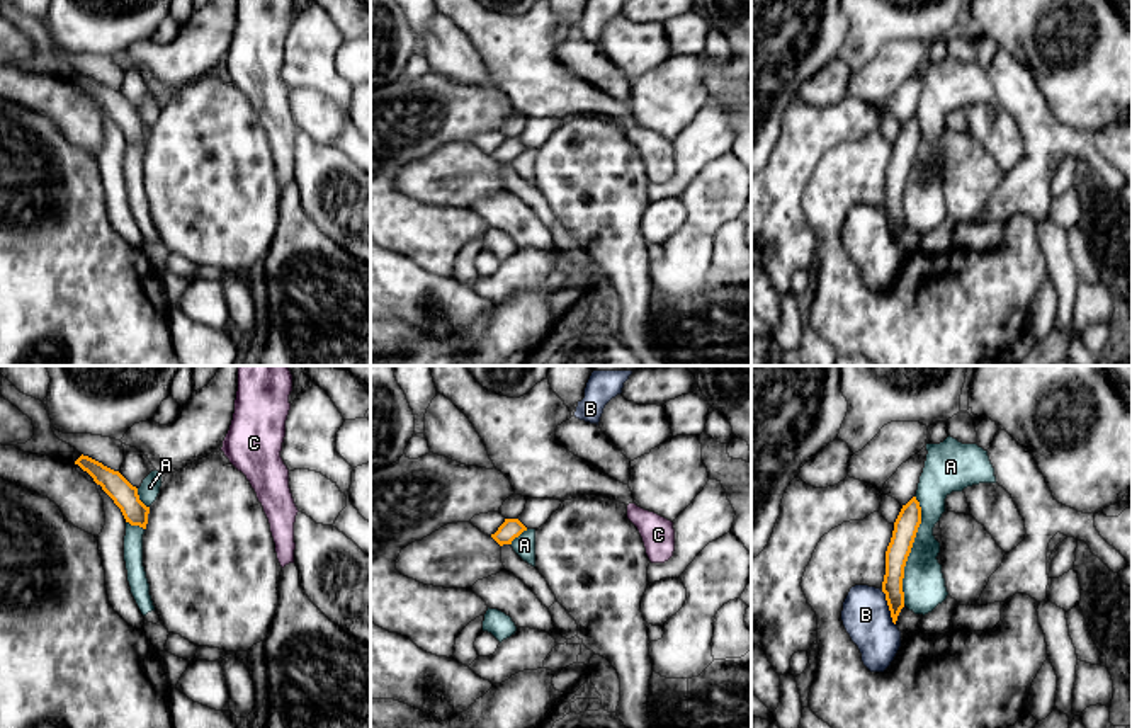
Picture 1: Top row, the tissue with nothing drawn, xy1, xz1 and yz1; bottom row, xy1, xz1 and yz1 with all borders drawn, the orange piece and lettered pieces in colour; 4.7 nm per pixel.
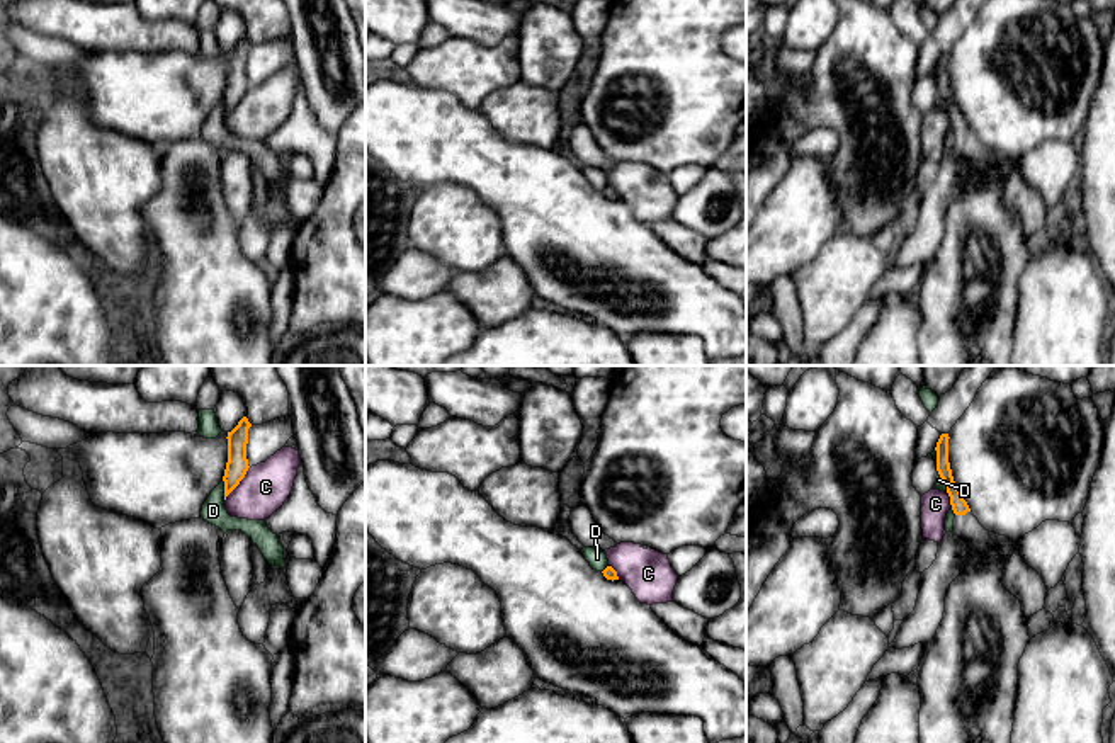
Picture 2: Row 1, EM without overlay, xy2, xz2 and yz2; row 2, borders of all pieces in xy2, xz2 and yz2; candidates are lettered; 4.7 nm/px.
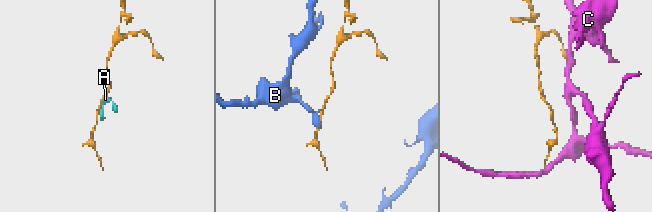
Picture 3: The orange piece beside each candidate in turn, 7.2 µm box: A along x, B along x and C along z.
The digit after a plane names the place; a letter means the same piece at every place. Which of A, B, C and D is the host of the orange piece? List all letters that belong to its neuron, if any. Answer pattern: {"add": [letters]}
{"add": []}

